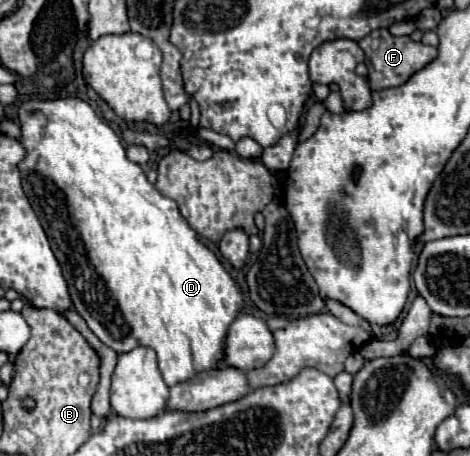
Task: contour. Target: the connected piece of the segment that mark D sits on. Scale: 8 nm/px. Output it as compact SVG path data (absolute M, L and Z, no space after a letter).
M78 97L30 99L30 101L24 101L18 107L18 121L20 121L20 129L22 129L20 143L22 143L22 147L26 147L26 159L22 159L22 163L18 163L18 169L22 171L22 187L26 191L26 197L32 205L34 213L38 215L40 223L44 227L48 239L50 239L50 245L52 245L52 251L54 251L58 263L62 265L62 273L64 273L64 279L68 283L74 309L82 315L82 319L88 323L88 327L94 331L94 335L102 343L106 343L110 349L114 349L116 353L132 351L138 345L152 347L158 355L160 371L162 371L164 381L168 385L188 381L190 377L194 377L200 371L218 367L220 359L224 355L226 331L228 331L230 323L234 321L234 317L238 315L238 309L244 305L244 297L238 291L238 287L234 285L232 277L224 271L224 267L216 259L216 255L204 243L200 243L196 239L196 231L190 229L186 219L182 215L178 217L178 205L172 199L160 195L156 191L156 187L146 179L140 165L126 157L126 147L122 145L120 137L114 133L114 129L108 123L104 123L96 115L96 111L90 107L88 101L78 99Z

